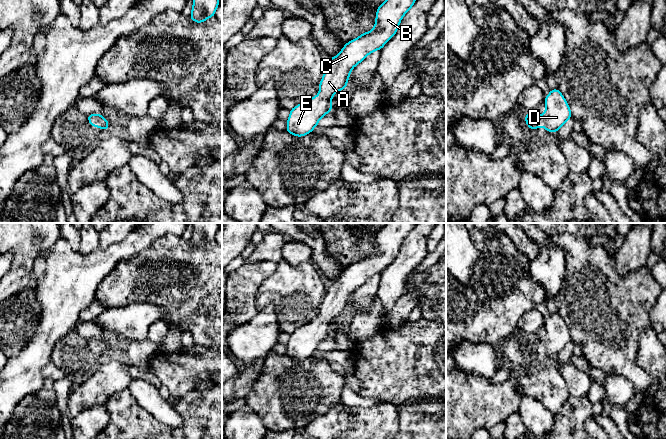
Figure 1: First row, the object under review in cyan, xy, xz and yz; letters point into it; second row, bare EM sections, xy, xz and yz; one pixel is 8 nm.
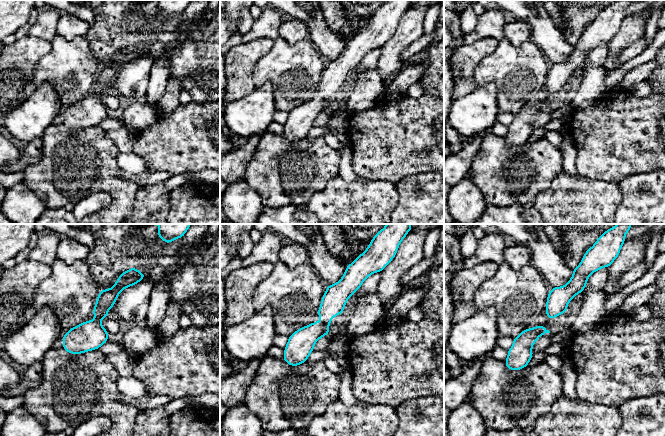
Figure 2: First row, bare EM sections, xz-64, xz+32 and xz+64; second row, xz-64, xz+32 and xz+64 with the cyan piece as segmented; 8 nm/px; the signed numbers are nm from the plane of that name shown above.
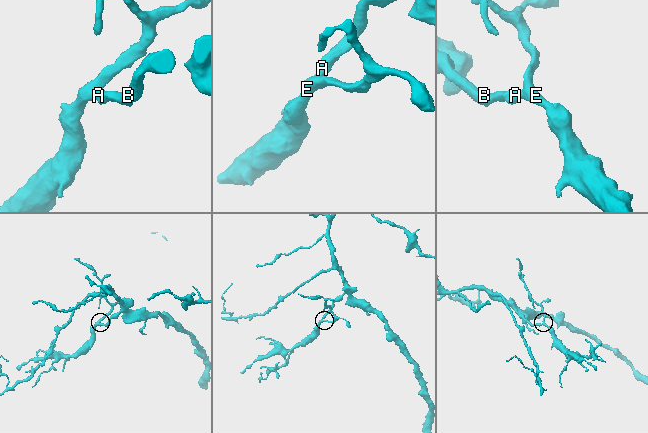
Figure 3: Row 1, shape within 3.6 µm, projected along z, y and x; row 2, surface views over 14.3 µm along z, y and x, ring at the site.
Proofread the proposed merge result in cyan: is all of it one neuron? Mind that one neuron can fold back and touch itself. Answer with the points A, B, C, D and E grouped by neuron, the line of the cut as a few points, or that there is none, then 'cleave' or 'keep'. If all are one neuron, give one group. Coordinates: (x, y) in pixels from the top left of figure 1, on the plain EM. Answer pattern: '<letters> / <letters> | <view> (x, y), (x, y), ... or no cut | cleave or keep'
A B C D E | no cut | keep

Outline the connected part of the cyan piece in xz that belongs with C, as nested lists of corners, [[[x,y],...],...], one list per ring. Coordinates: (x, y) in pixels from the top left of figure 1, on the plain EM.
[[[387,223],[376,236],[374,252],[361,258],[345,268],[340,277],[333,282],[328,282],[326,293],[319,307],[319,318],[300,327],[290,334],[287,343],[286,355],[294,360],[303,361],[318,350],[319,344],[332,335],[331,324],[334,318],[347,312],[352,293],[362,286],[369,278],[381,274],[383,270],[396,258],[403,240],[412,232],[416,223]]]

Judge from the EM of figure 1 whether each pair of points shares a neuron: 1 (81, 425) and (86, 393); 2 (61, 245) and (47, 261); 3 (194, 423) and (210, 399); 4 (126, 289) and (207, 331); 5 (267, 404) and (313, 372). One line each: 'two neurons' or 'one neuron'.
1: two neurons
2: one neuron
3: one neuron
4: one neuron
5: one neuron

